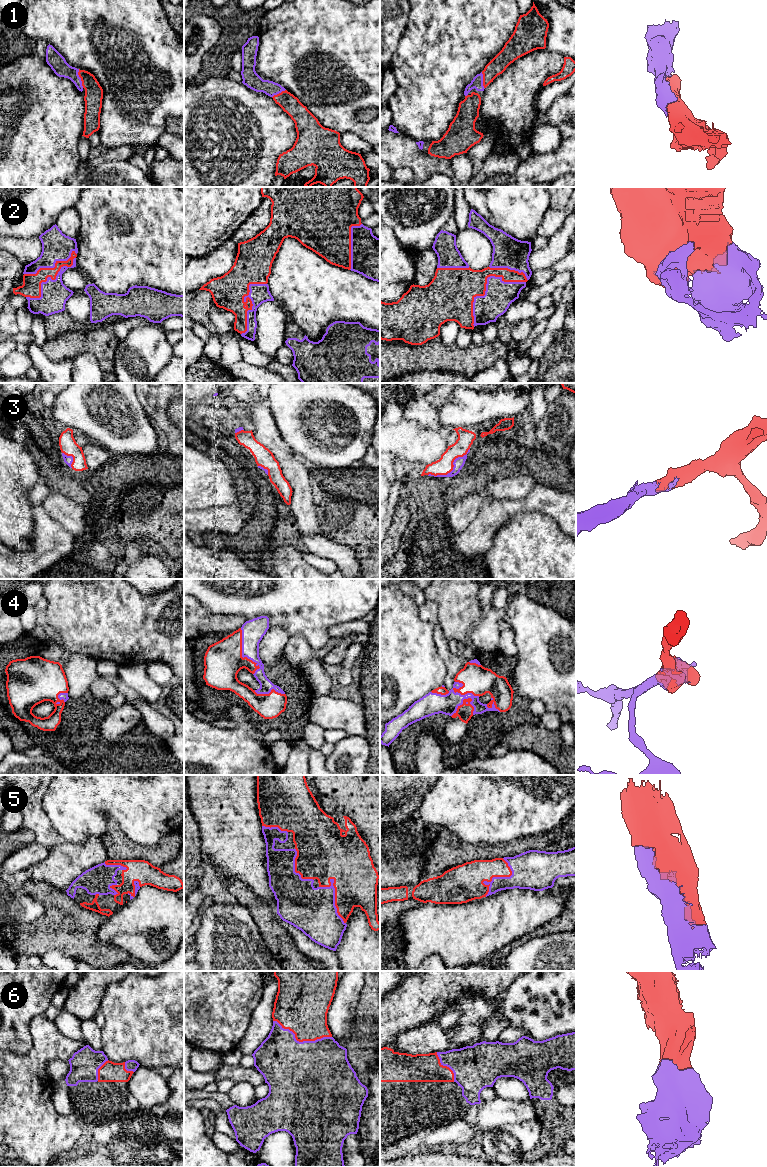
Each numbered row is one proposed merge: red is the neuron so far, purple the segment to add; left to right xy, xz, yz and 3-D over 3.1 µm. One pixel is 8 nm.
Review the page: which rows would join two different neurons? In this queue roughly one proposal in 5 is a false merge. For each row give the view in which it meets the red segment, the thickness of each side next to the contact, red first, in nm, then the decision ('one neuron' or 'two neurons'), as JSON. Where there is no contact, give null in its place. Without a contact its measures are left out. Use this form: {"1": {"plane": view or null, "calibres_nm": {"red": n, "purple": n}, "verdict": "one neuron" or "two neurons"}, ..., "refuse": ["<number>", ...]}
{"1": {"plane": "xy", "calibres_nm": {"red": 150, "purple": 140}, "verdict": "one neuron"}, "2": {"plane": "yz", "calibres_nm": {"red": 340, "purple": 220}, "verdict": "one neuron"}, "3": {"plane": "yz", "calibres_nm": {"red": 140, "purple": 90}, "verdict": "one neuron"}, "4": {"plane": "xz", "calibres_nm": {"red": 300, "purple": 180}, "verdict": "one neuron"}, "5": {"plane": "xz", "calibres_nm": {"red": 360, "purple": 360}, "verdict": "one neuron"}, "6": {"plane": "xz", "calibres_nm": {"red": 380, "purple": 500}, "verdict": "one neuron"}, "refuse": []}

